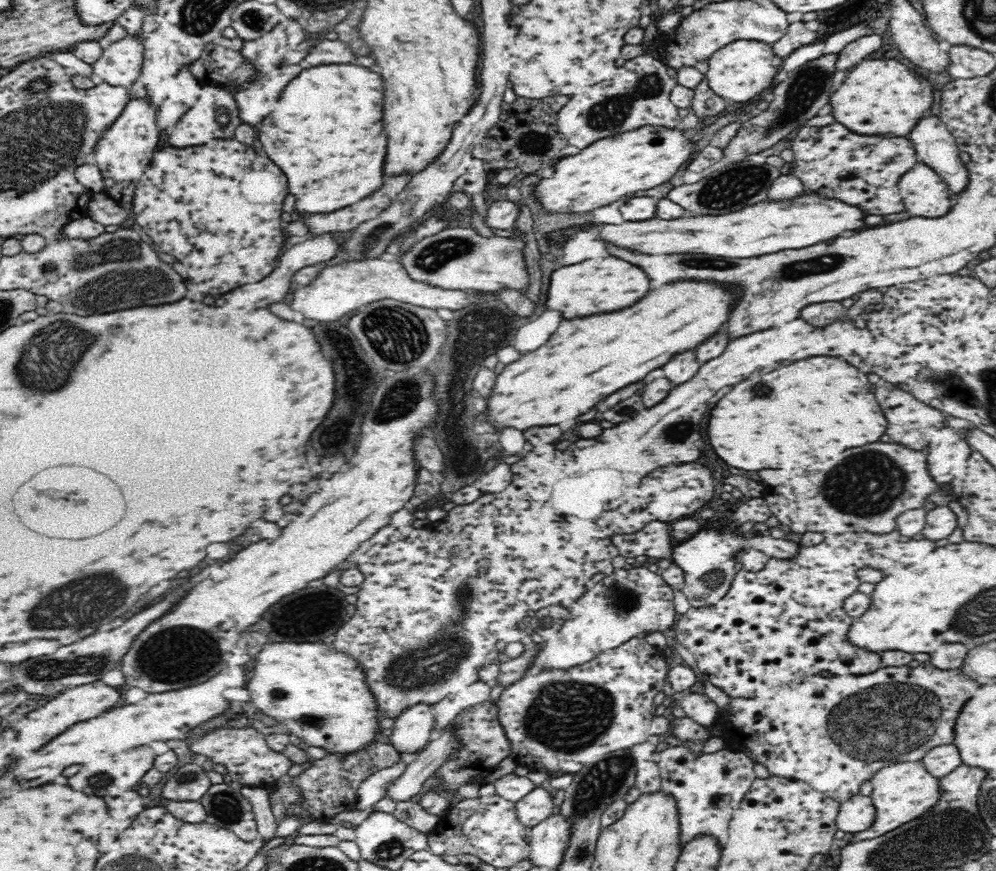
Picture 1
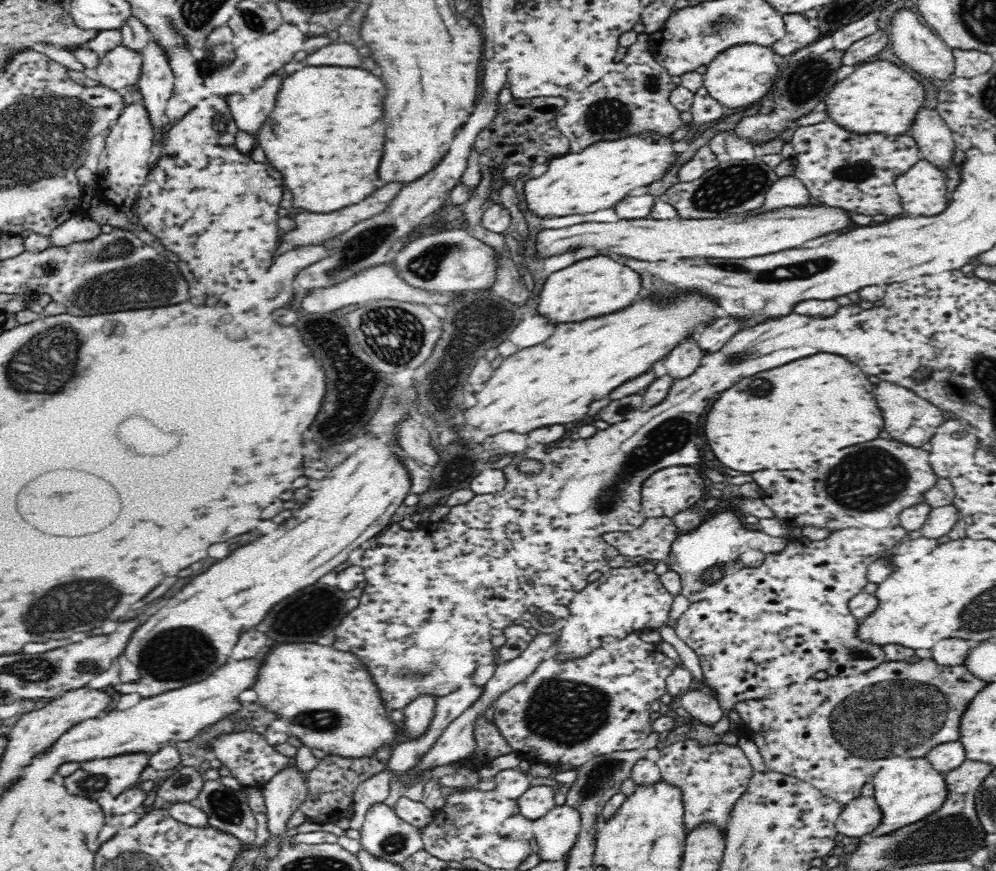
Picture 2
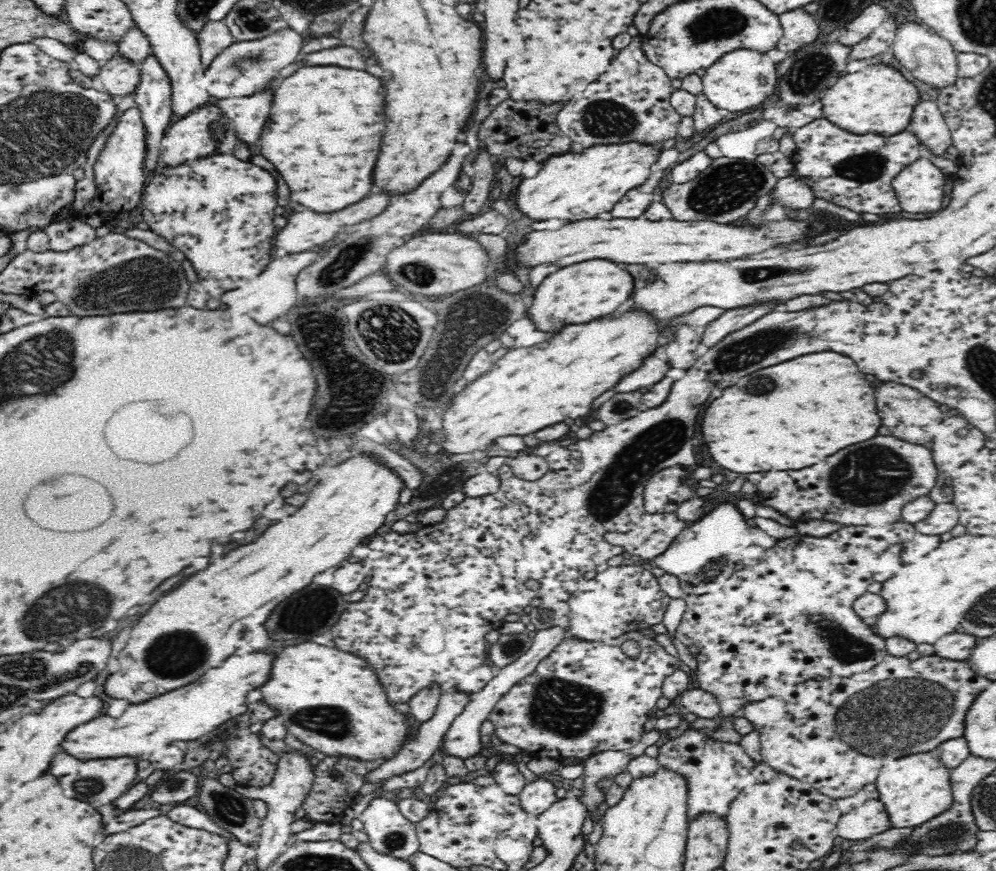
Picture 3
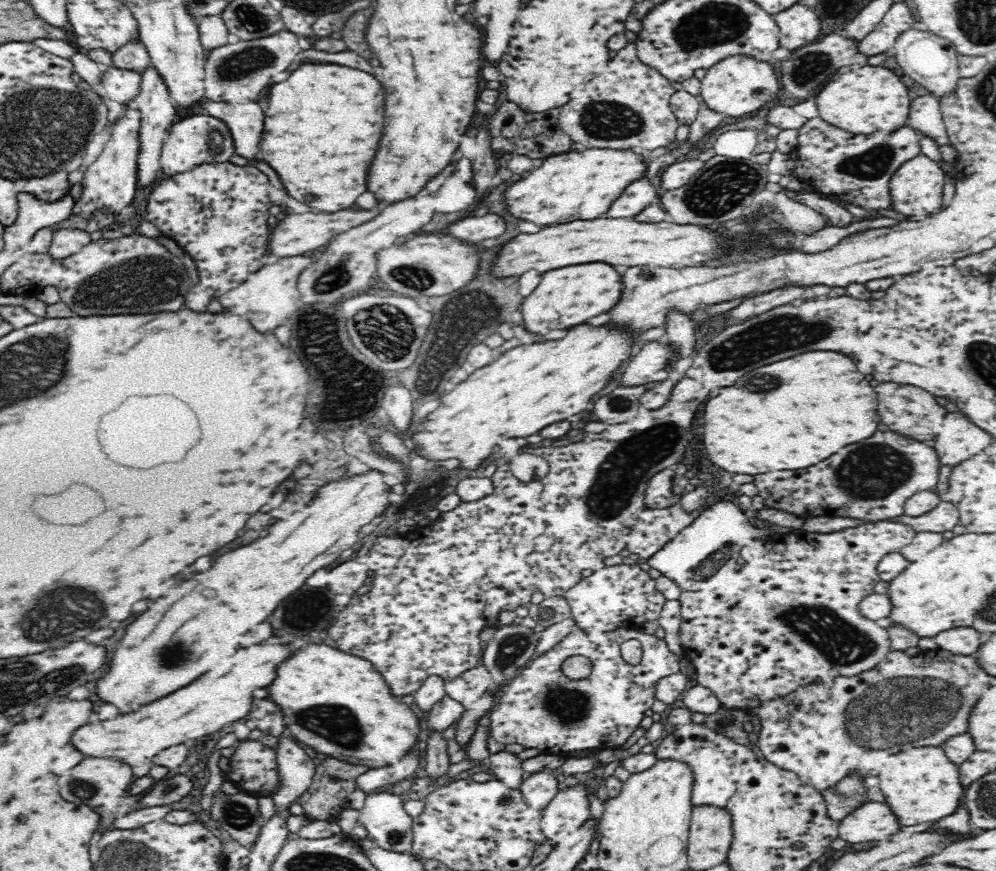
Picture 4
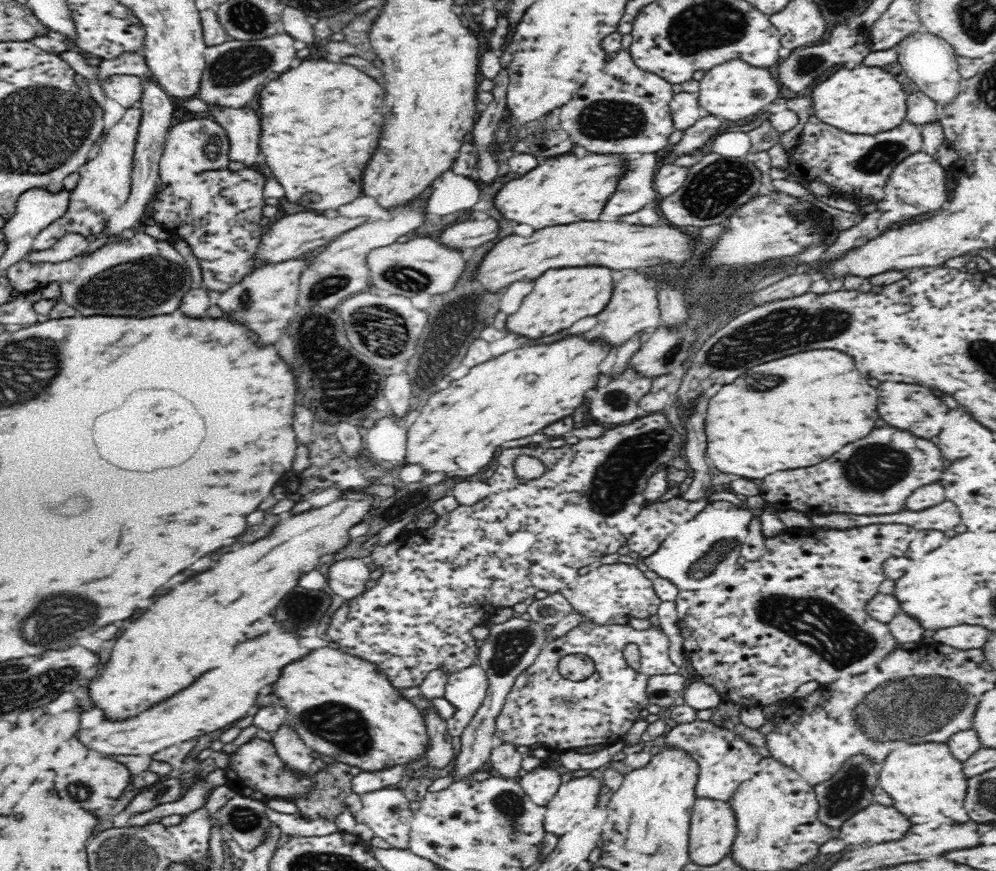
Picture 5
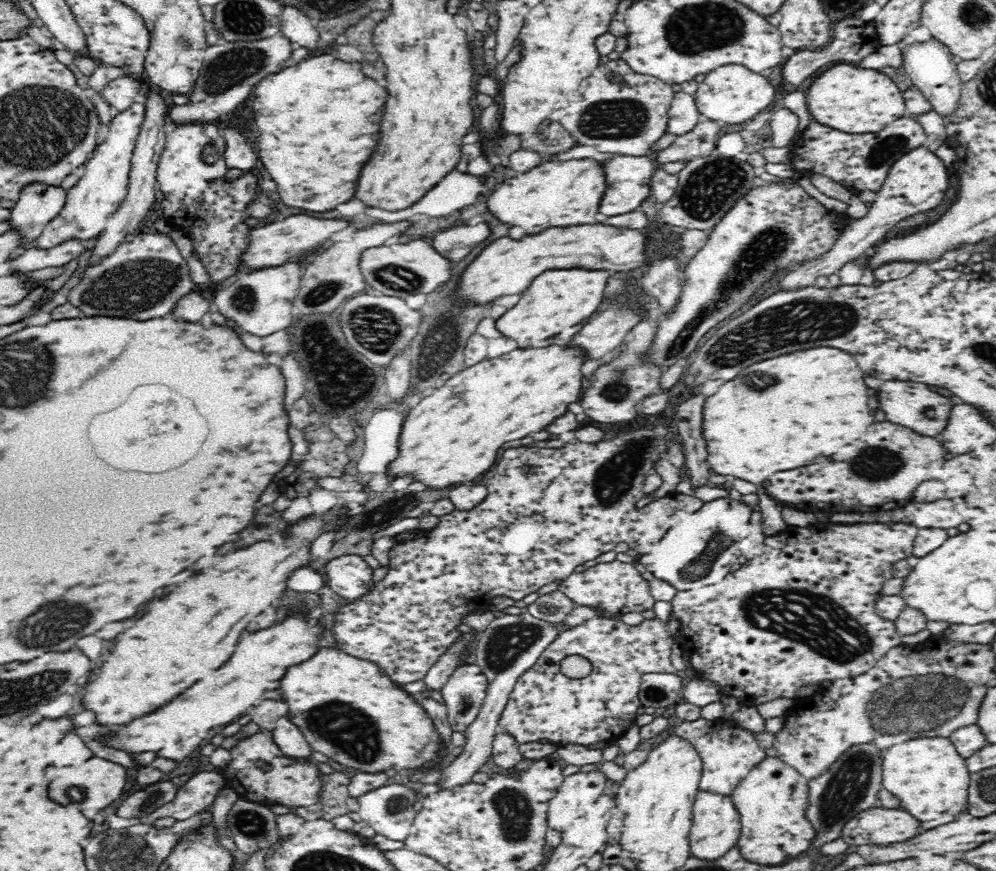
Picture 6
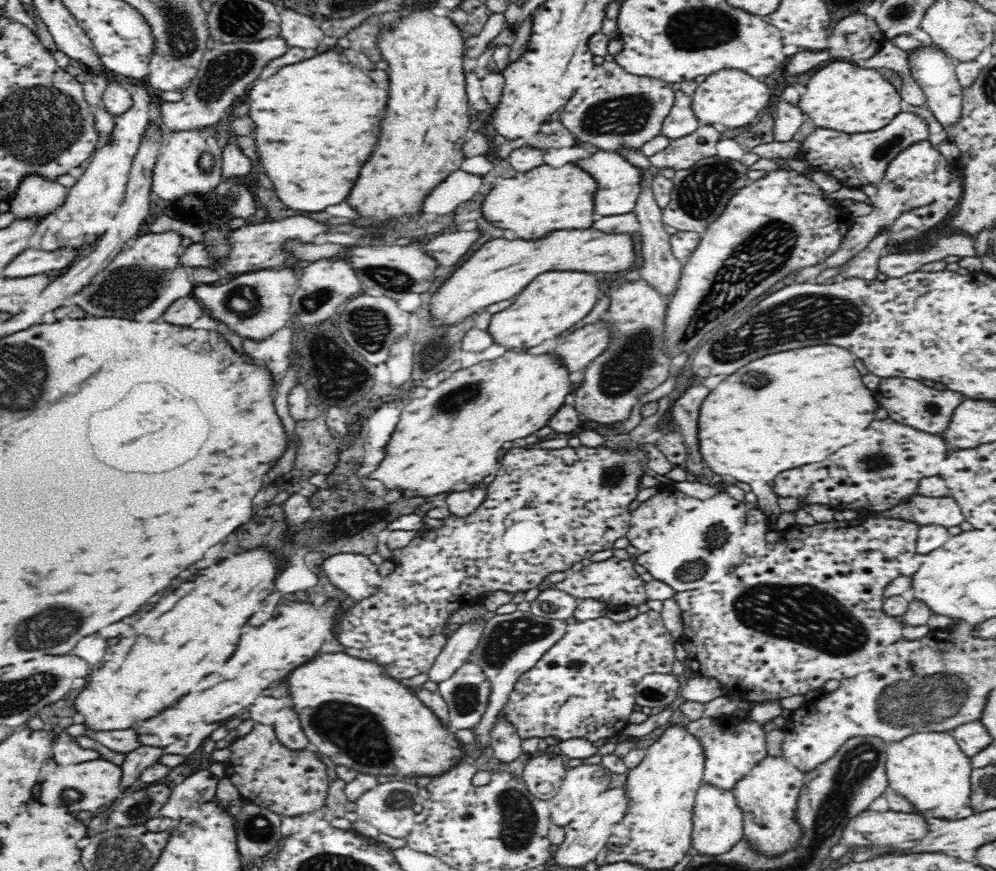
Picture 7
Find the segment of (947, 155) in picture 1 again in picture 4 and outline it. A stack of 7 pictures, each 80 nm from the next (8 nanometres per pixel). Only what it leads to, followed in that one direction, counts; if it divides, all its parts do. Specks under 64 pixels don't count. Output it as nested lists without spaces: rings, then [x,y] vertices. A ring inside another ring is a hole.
[[[920,95],[910,104],[910,116],[906,126],[919,133],[931,136],[940,146],[949,144],[941,116],[940,100],[934,95]]]

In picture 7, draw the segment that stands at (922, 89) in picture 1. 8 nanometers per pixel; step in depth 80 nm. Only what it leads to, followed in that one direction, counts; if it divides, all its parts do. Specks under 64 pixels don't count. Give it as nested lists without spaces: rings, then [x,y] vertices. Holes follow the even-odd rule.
[[[832,62],[808,80],[806,92],[800,95],[797,108],[818,128],[859,134],[884,128],[894,118],[894,114],[902,112],[901,100],[896,88],[882,74],[878,74],[876,69],[858,68],[848,62]]]

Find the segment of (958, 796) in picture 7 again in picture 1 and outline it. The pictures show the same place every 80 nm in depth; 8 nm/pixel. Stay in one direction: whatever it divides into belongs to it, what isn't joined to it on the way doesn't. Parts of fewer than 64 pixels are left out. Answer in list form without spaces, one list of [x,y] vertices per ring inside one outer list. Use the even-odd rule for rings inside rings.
[[[896,759],[878,769],[871,778],[873,791],[871,799],[876,807],[876,818],[873,825],[865,831],[856,833],[858,840],[876,838],[905,825],[908,821],[920,817],[933,807],[941,797],[941,782],[920,761]]]

